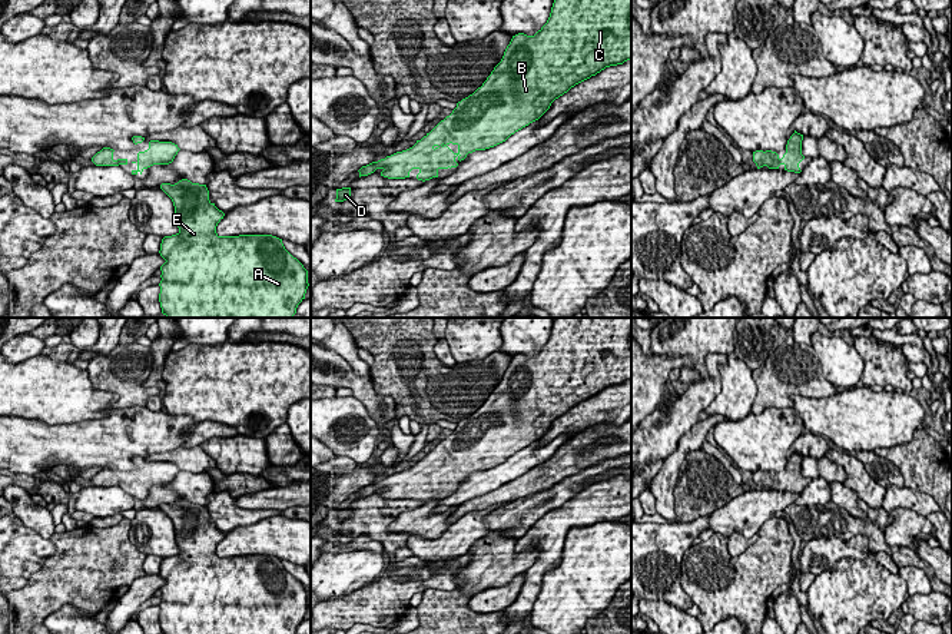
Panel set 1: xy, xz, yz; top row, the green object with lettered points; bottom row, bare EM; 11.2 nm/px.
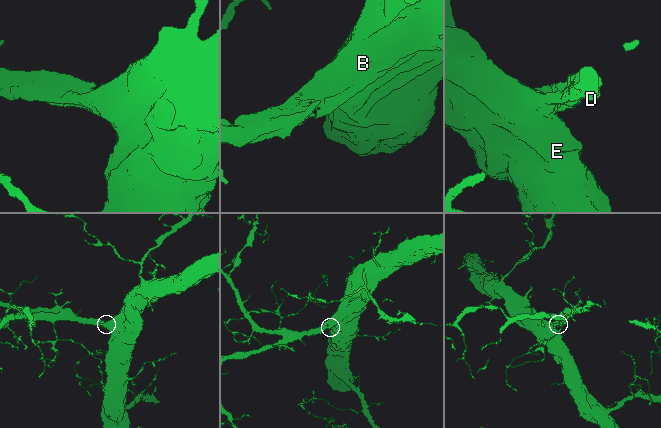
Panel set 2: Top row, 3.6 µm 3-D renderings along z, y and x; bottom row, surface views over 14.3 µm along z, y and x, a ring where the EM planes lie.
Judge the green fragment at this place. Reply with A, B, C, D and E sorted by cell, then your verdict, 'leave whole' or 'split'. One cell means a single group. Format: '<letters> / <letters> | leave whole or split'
A B C D E | leave whole

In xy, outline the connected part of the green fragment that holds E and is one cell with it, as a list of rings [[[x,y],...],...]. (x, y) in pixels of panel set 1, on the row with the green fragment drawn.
[[[182,179],[175,185],[162,183],[160,189],[172,199],[176,213],[176,223],[179,232],[172,236],[165,236],[160,243],[160,256],[166,260],[162,266],[162,281],[159,283],[160,293],[159,302],[162,313],[167,318],[292,318],[296,313],[298,305],[305,299],[308,283],[308,270],[303,265],[293,258],[283,246],[282,239],[272,235],[239,235],[239,236],[219,236],[216,233],[218,223],[223,219],[225,213],[219,210],[215,203],[209,200],[209,190],[206,185],[192,183]]]

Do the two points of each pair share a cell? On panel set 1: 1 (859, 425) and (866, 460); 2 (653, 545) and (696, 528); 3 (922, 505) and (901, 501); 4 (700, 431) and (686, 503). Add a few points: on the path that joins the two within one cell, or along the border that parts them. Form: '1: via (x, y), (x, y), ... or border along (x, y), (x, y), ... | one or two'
1: border along (872, 450), (861, 450), (855, 454) | two
2: via (663, 545), (686, 533) | one
3: via (916, 501), (906, 501) | one
4: border along (700, 447), (693, 448), (686, 455), (677, 478) | two

